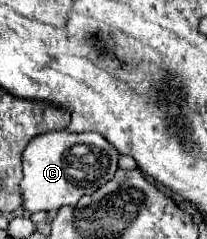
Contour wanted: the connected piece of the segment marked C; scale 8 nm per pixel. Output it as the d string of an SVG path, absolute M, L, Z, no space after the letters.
M62 129L62 131L50 131L44 135L38 135L28 143L22 155L22 163L24 163L24 179L20 181L22 207L30 213L58 211L64 205L74 207L80 201L80 197L94 193L98 187L102 187L114 177L118 169L118 159L120 159L120 153L108 141L104 141L100 133L68 133L68 129Z

